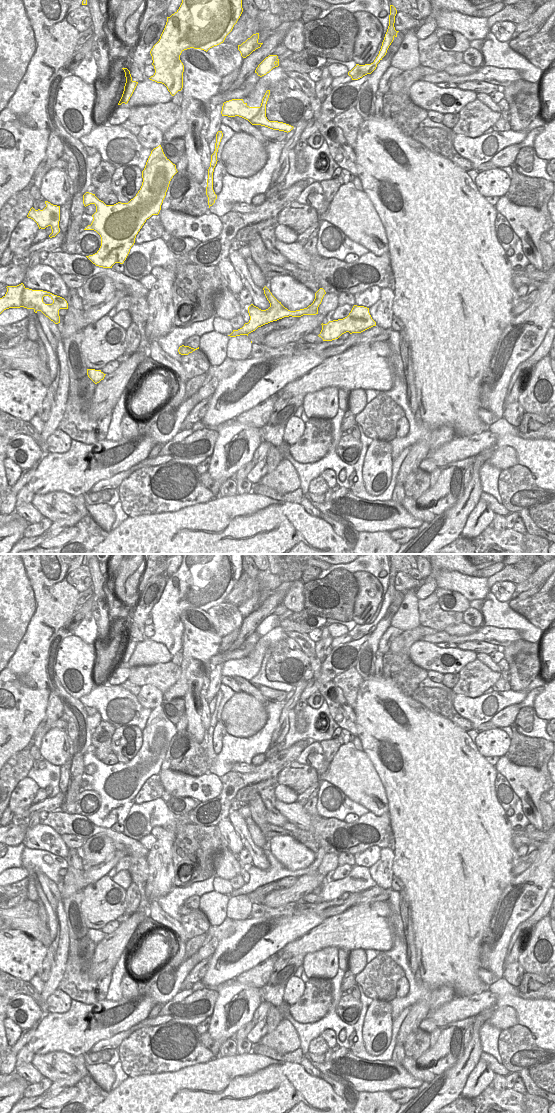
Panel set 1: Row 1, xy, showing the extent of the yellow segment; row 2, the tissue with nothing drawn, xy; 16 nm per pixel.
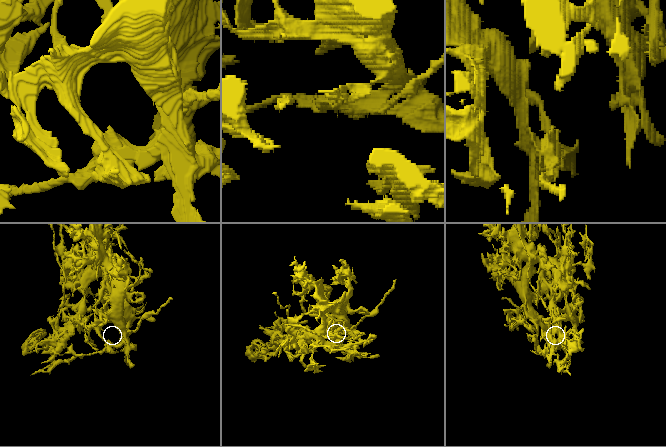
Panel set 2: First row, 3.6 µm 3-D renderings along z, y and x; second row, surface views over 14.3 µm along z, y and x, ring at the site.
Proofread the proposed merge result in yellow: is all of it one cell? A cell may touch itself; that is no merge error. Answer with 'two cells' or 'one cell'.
two cells

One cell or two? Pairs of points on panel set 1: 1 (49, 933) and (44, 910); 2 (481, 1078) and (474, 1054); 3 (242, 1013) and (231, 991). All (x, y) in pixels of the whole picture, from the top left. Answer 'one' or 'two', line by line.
1: one
2: two
3: one

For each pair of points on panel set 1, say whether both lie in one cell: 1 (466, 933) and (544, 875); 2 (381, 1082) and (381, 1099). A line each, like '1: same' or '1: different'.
1: different
2: different

